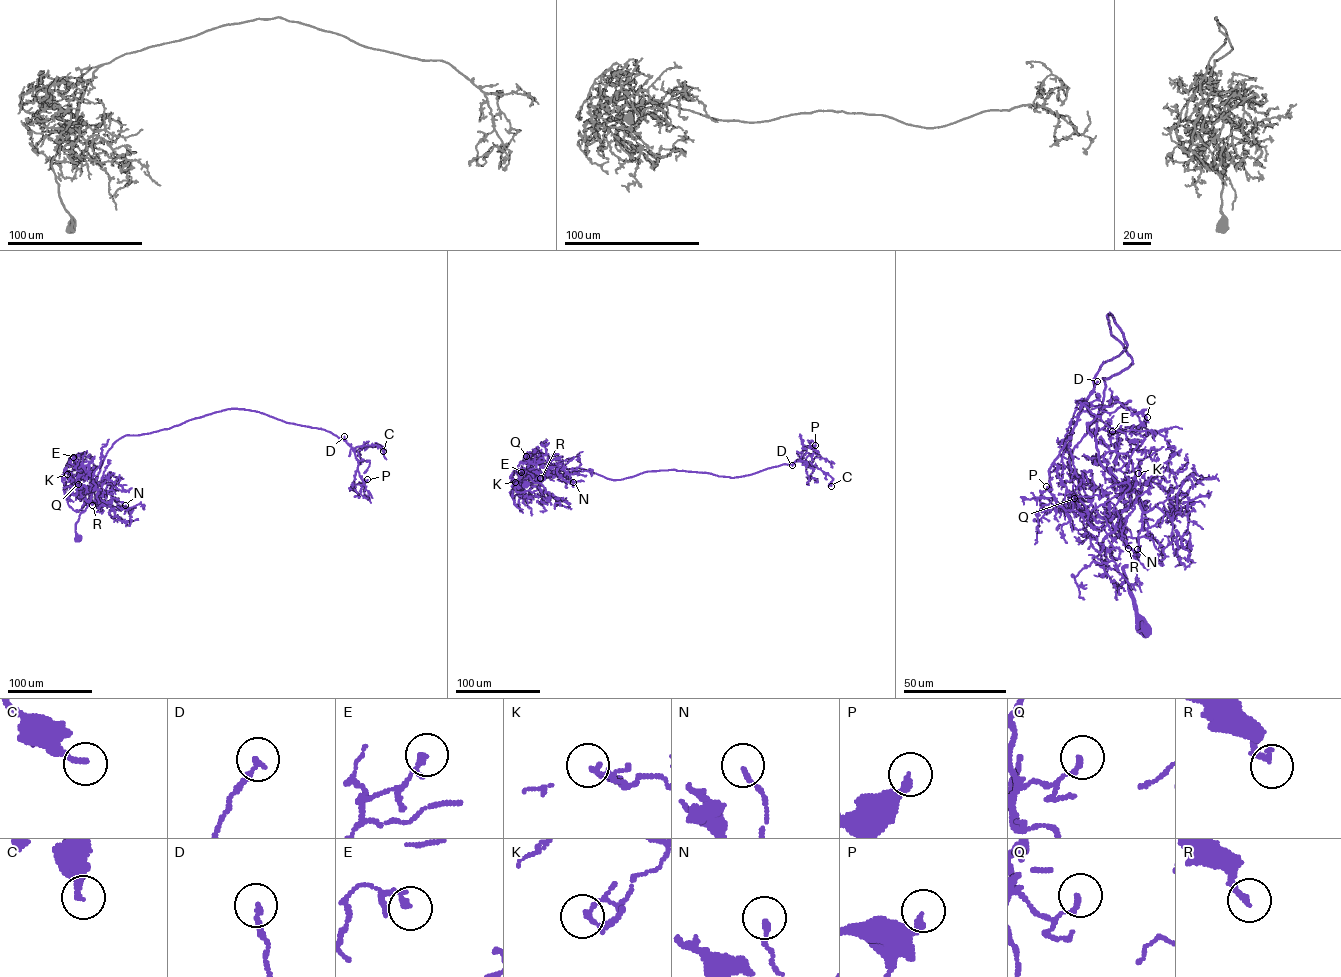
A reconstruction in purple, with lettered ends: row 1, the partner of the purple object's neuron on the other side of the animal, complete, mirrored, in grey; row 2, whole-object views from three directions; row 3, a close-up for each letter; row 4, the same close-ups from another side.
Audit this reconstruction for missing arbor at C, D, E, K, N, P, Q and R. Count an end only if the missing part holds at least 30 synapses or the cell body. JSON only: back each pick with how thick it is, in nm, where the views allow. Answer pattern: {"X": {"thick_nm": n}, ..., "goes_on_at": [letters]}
{"R": {"thick_nm": 240}, "goes_on_at": ["R"]}

